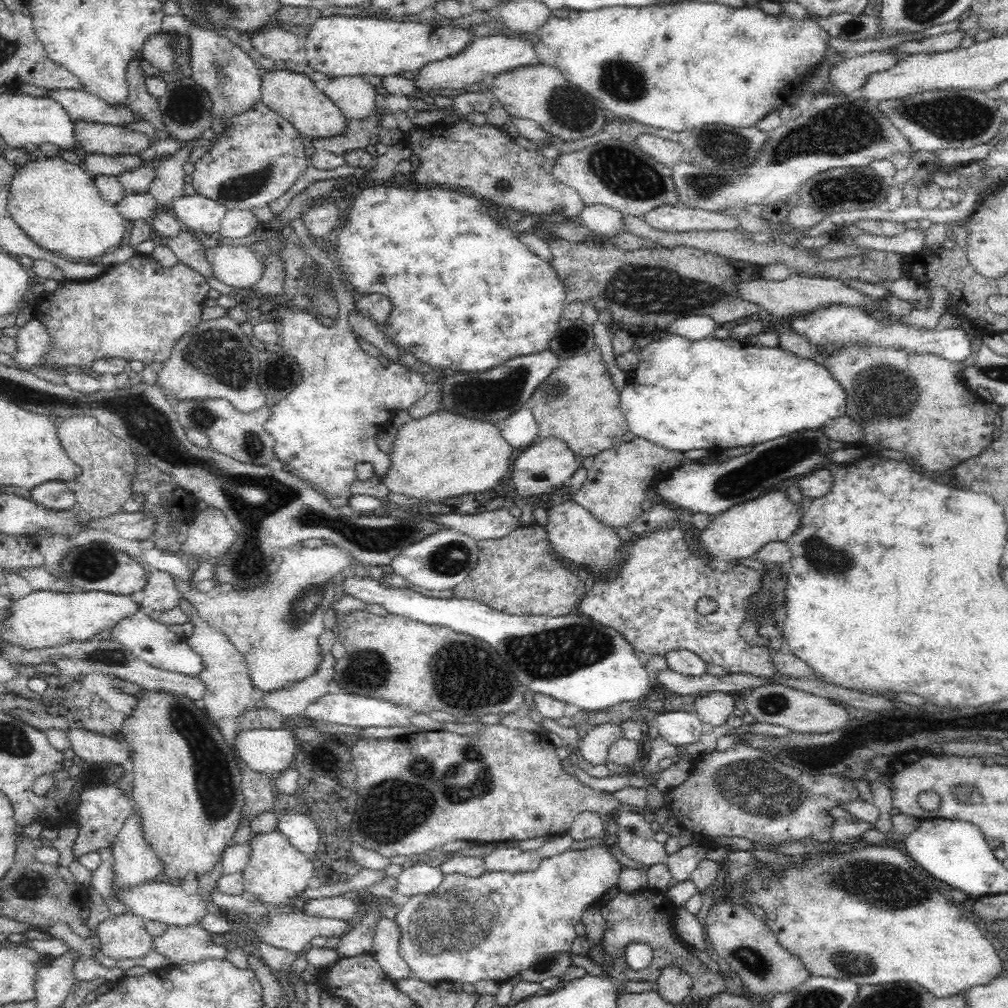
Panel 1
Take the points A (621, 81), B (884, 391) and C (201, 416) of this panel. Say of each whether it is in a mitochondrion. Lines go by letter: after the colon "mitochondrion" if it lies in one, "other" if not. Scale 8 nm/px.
A: mitochondrion
B: mitochondrion
C: mitochondrion

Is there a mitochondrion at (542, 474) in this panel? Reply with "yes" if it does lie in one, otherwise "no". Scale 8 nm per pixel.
yes

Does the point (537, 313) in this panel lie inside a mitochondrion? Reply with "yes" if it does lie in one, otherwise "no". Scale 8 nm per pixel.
no

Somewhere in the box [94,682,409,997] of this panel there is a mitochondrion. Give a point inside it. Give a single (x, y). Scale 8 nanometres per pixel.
(212, 776)

